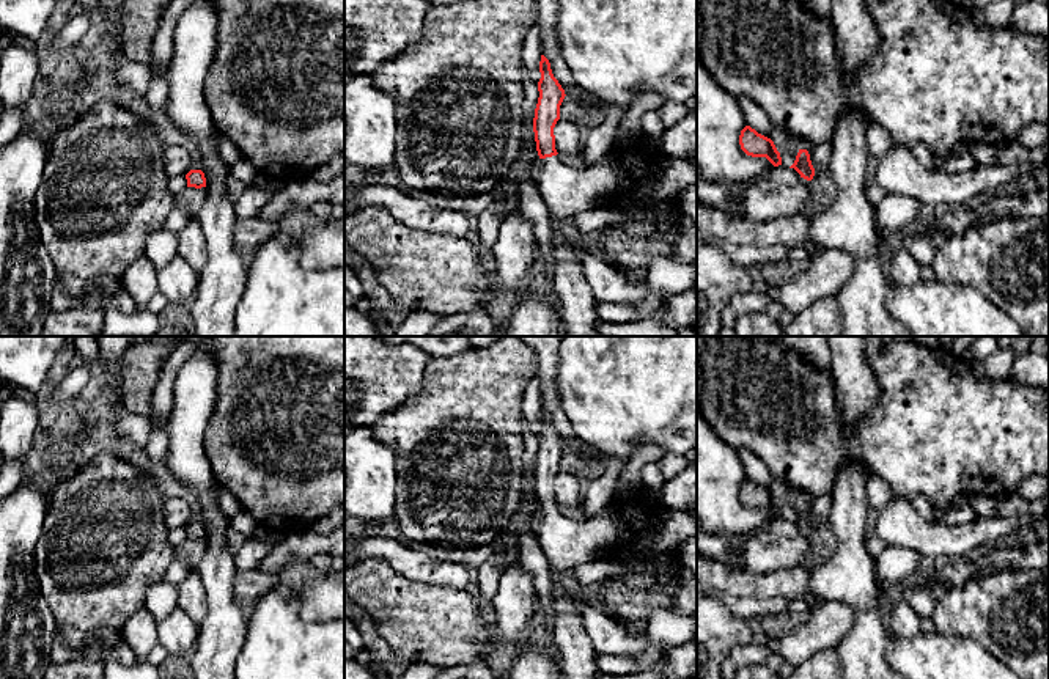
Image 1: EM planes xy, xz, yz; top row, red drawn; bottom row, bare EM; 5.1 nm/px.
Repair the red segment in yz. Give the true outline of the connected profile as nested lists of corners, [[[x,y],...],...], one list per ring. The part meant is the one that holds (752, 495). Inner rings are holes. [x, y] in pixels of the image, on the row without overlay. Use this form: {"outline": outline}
{"outline": [[[745,478],[739,487],[741,501],[752,509],[766,509],[774,519],[782,517],[780,505],[774,494],[758,486],[750,478]]]}

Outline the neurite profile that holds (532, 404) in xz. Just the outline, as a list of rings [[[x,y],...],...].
[[[533,376],[524,391],[522,399],[522,417],[527,420],[530,431],[538,437],[541,431],[539,413],[541,413],[541,388],[539,380]]]

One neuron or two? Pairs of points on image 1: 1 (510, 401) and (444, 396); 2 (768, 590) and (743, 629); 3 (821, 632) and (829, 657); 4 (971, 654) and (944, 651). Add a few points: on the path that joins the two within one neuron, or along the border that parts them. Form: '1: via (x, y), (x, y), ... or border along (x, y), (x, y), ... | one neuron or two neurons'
1: via (494, 401), (467, 401), (460, 396) | one neuron
2: border along (719, 598), (754, 624) | two neurons
3: border along (834, 646), (818, 649), (801, 662) | two neurons
4: via (964, 654), (950, 654) | one neuron

